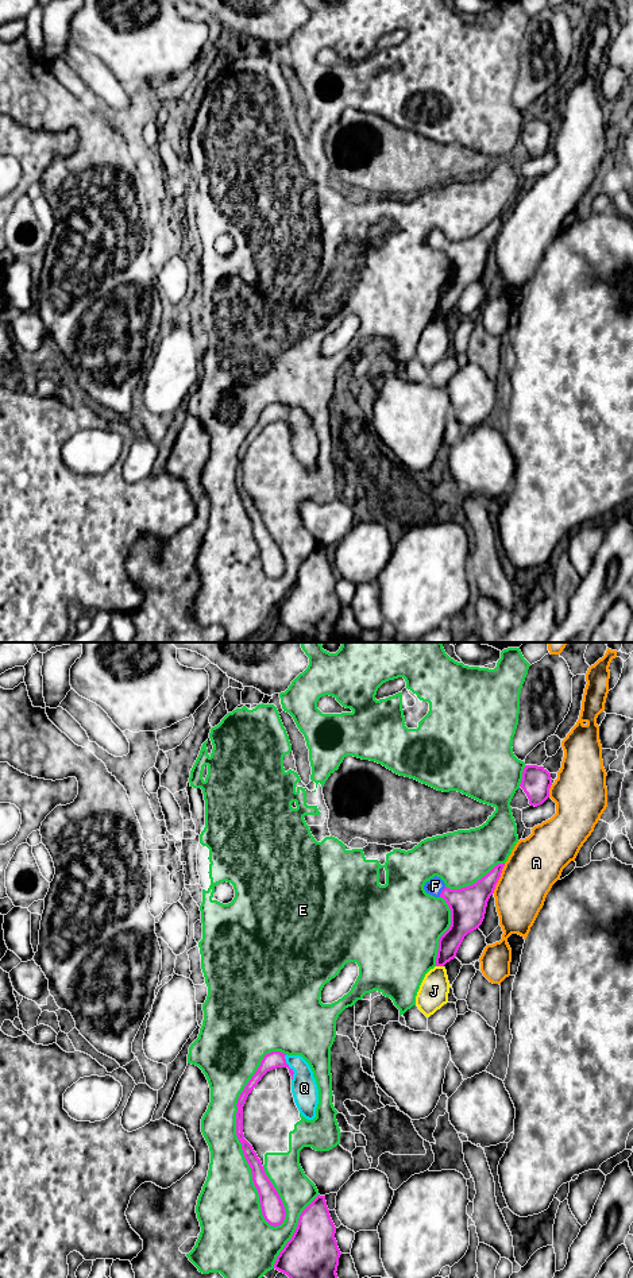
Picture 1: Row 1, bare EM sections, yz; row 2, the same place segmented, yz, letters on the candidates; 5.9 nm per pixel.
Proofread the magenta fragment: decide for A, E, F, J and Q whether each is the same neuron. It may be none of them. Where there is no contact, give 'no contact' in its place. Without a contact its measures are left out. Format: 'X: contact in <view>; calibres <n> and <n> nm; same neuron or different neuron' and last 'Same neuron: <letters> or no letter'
A: contact in yz; calibres 220 and 320 nm; different neuron
E: contact in yz; calibres 80 and 260 nm; different neuron
F: contact in yz; calibres 220 and 100 nm; same neuron
J: contact in yz; calibres 130 and 180 nm; different neuron
Q: contact in yz; calibres 100 and 160 nm; same neuron
Same neuron: F, Q

